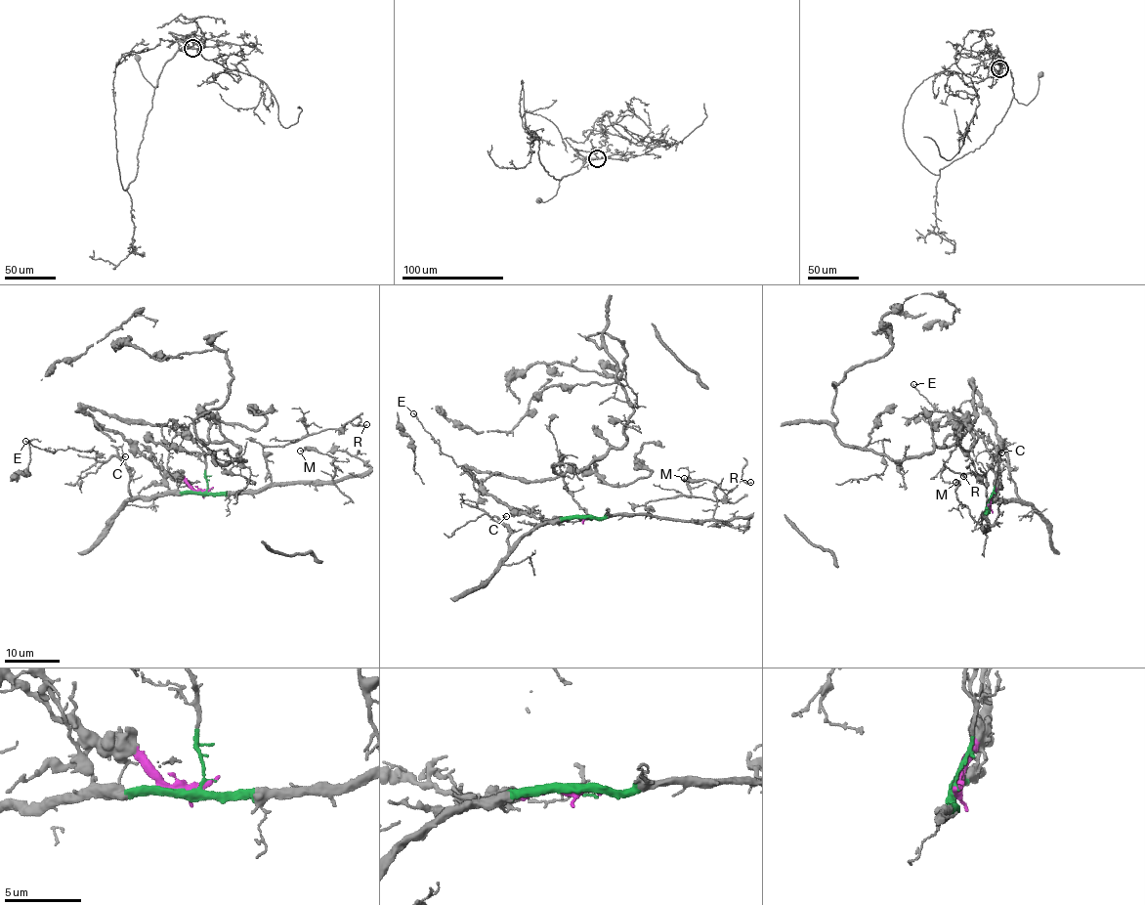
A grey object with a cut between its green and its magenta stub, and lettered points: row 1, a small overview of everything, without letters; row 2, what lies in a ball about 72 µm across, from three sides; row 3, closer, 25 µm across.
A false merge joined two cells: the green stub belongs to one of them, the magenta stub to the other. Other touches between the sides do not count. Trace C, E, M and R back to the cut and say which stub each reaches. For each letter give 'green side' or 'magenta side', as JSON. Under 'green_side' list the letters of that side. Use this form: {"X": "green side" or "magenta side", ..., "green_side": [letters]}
{"C": "green side", "E": "green side", "M": "green side", "R": "green side", "green_side": ["C", "E", "M", "R"]}

